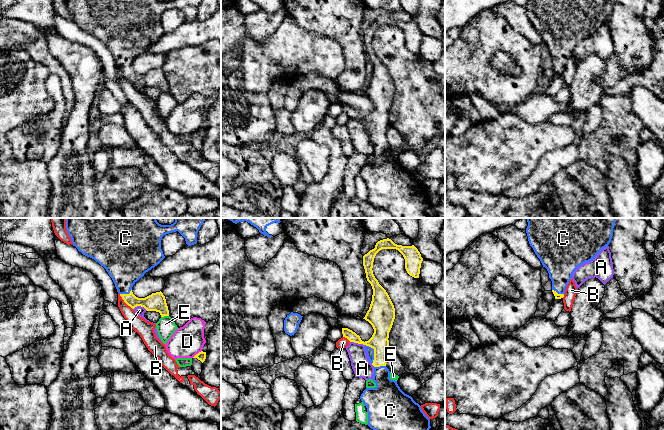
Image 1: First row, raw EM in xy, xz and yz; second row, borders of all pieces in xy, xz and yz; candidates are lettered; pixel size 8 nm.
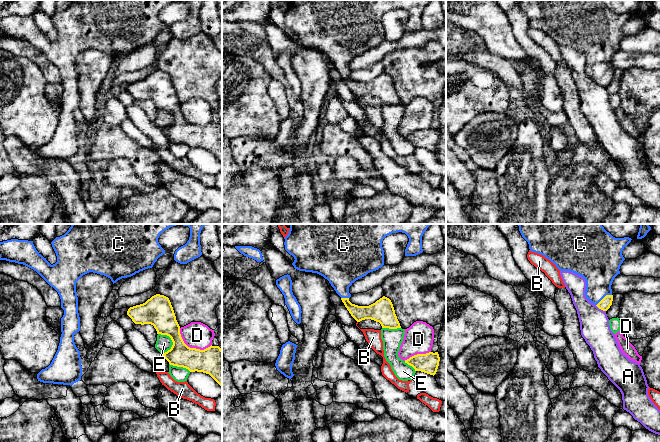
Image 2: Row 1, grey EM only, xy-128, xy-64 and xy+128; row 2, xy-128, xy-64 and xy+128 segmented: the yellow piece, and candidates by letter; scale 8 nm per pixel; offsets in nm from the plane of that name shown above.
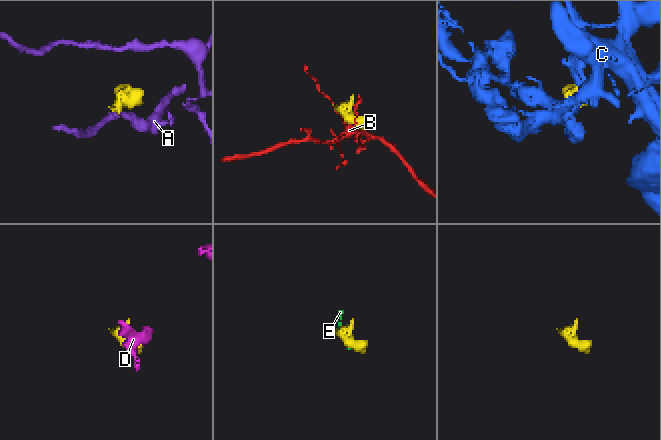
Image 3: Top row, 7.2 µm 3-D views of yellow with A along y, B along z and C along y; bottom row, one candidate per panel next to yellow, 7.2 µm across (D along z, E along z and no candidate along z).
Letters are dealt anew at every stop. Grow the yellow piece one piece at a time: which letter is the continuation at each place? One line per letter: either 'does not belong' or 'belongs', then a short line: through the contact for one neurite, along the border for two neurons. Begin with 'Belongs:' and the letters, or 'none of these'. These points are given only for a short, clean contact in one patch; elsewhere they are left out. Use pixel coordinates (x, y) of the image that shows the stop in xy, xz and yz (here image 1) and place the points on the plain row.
Belongs: C
A: does not belong; line xy (133, 84), (143, 82), (147, 86)
B: does not belong
C: belongs
D: does not belong
E: does not belong

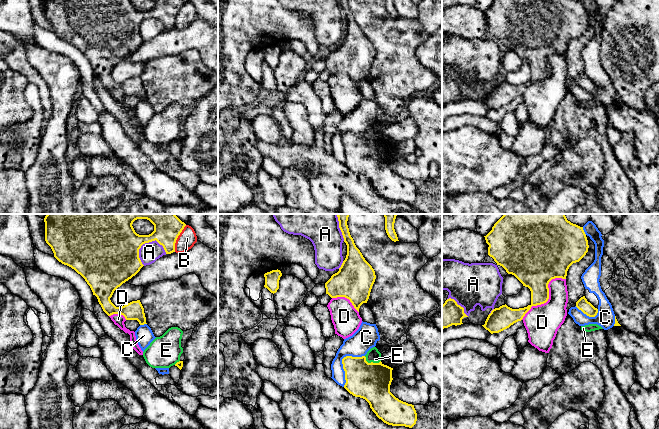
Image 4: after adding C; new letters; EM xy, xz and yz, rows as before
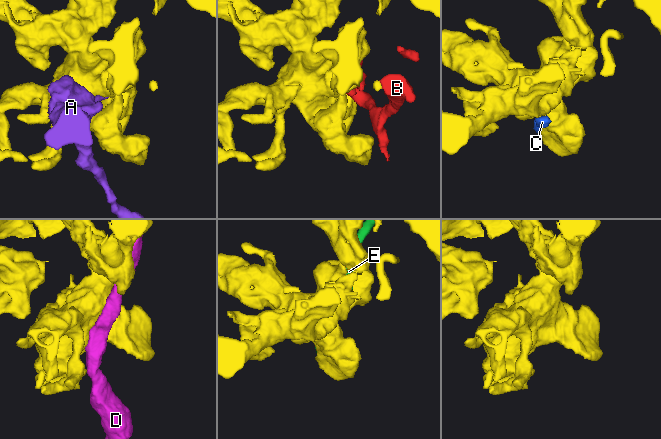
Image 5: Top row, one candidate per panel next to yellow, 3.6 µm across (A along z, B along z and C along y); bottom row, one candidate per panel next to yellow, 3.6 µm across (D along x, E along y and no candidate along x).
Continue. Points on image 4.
Belongs: none of these
A: does not belong
B: does not belong
C: does not belong
D: does not belong
E: does not belong

